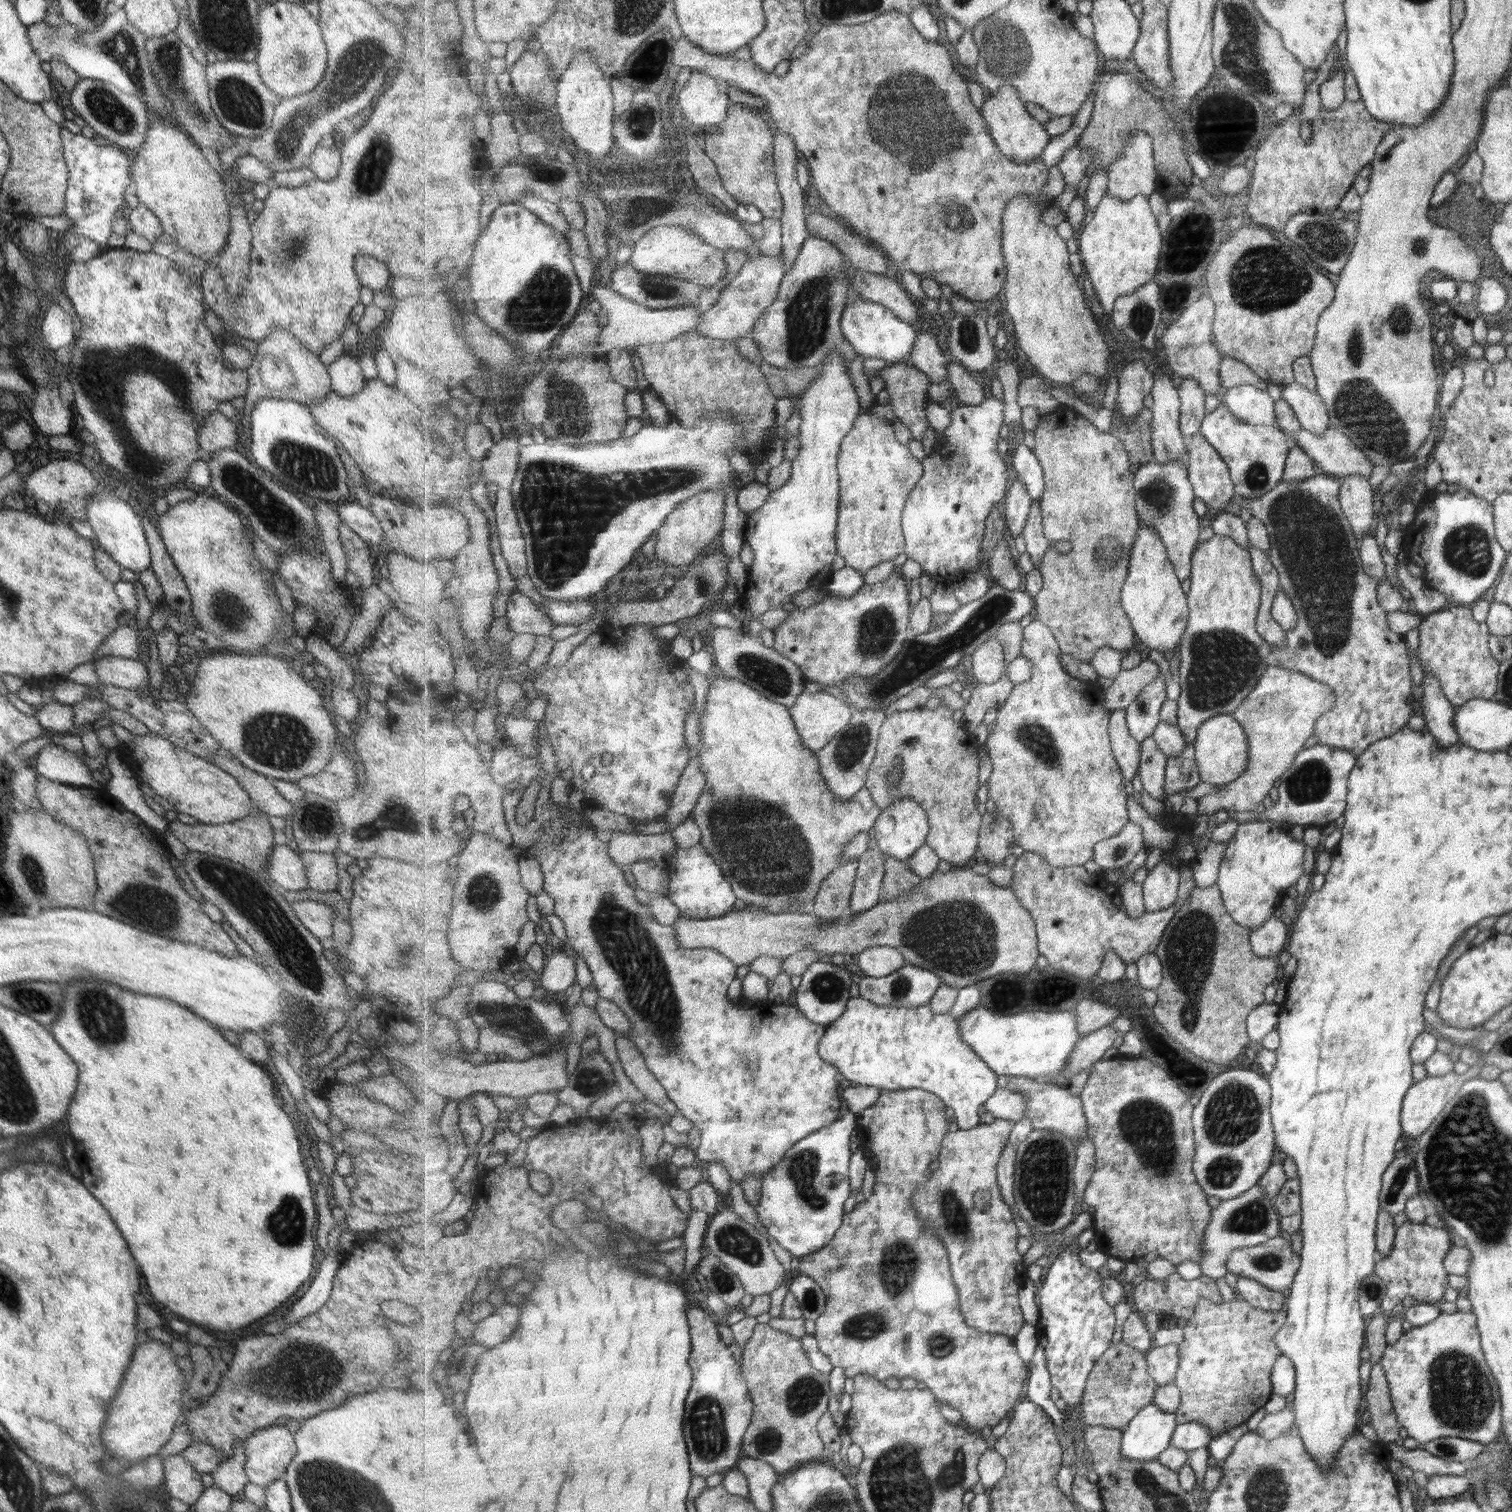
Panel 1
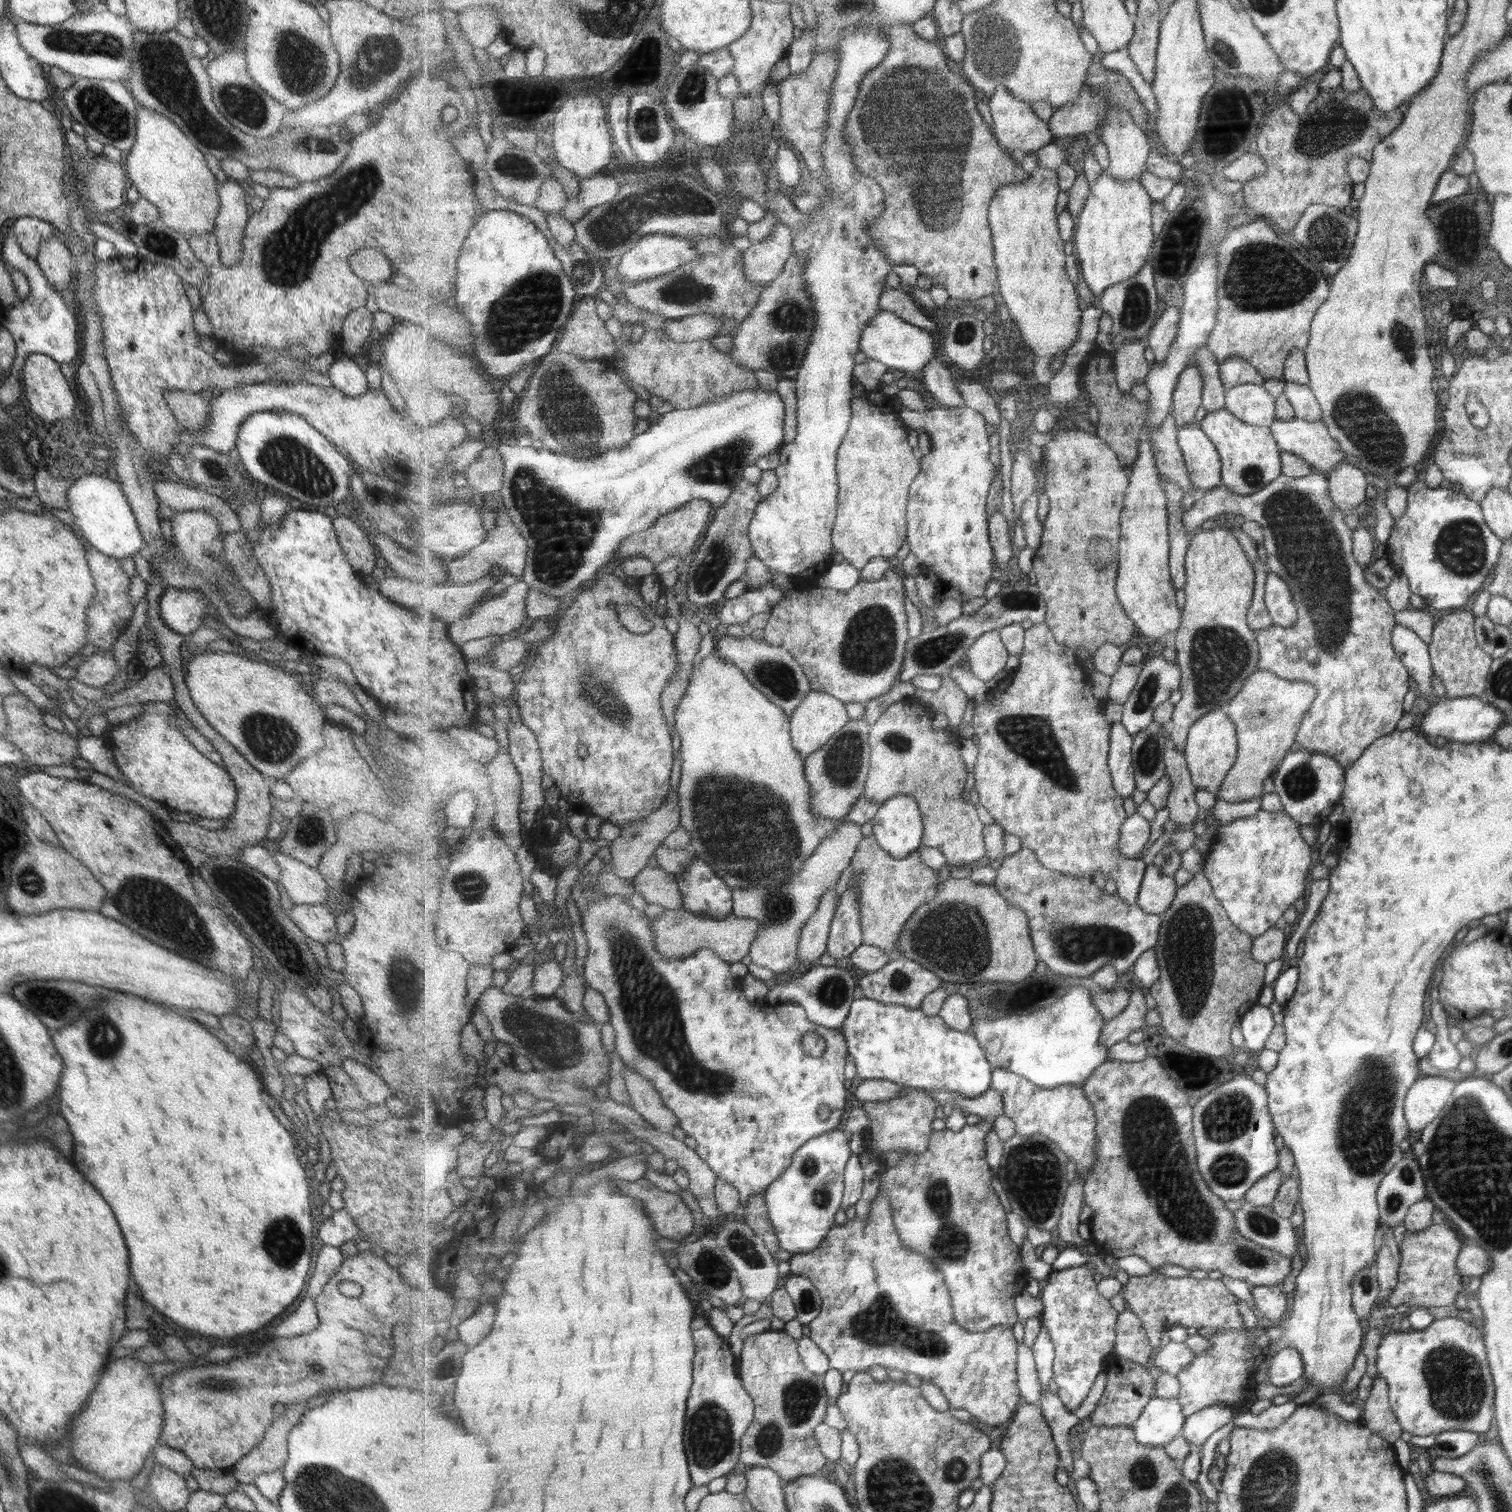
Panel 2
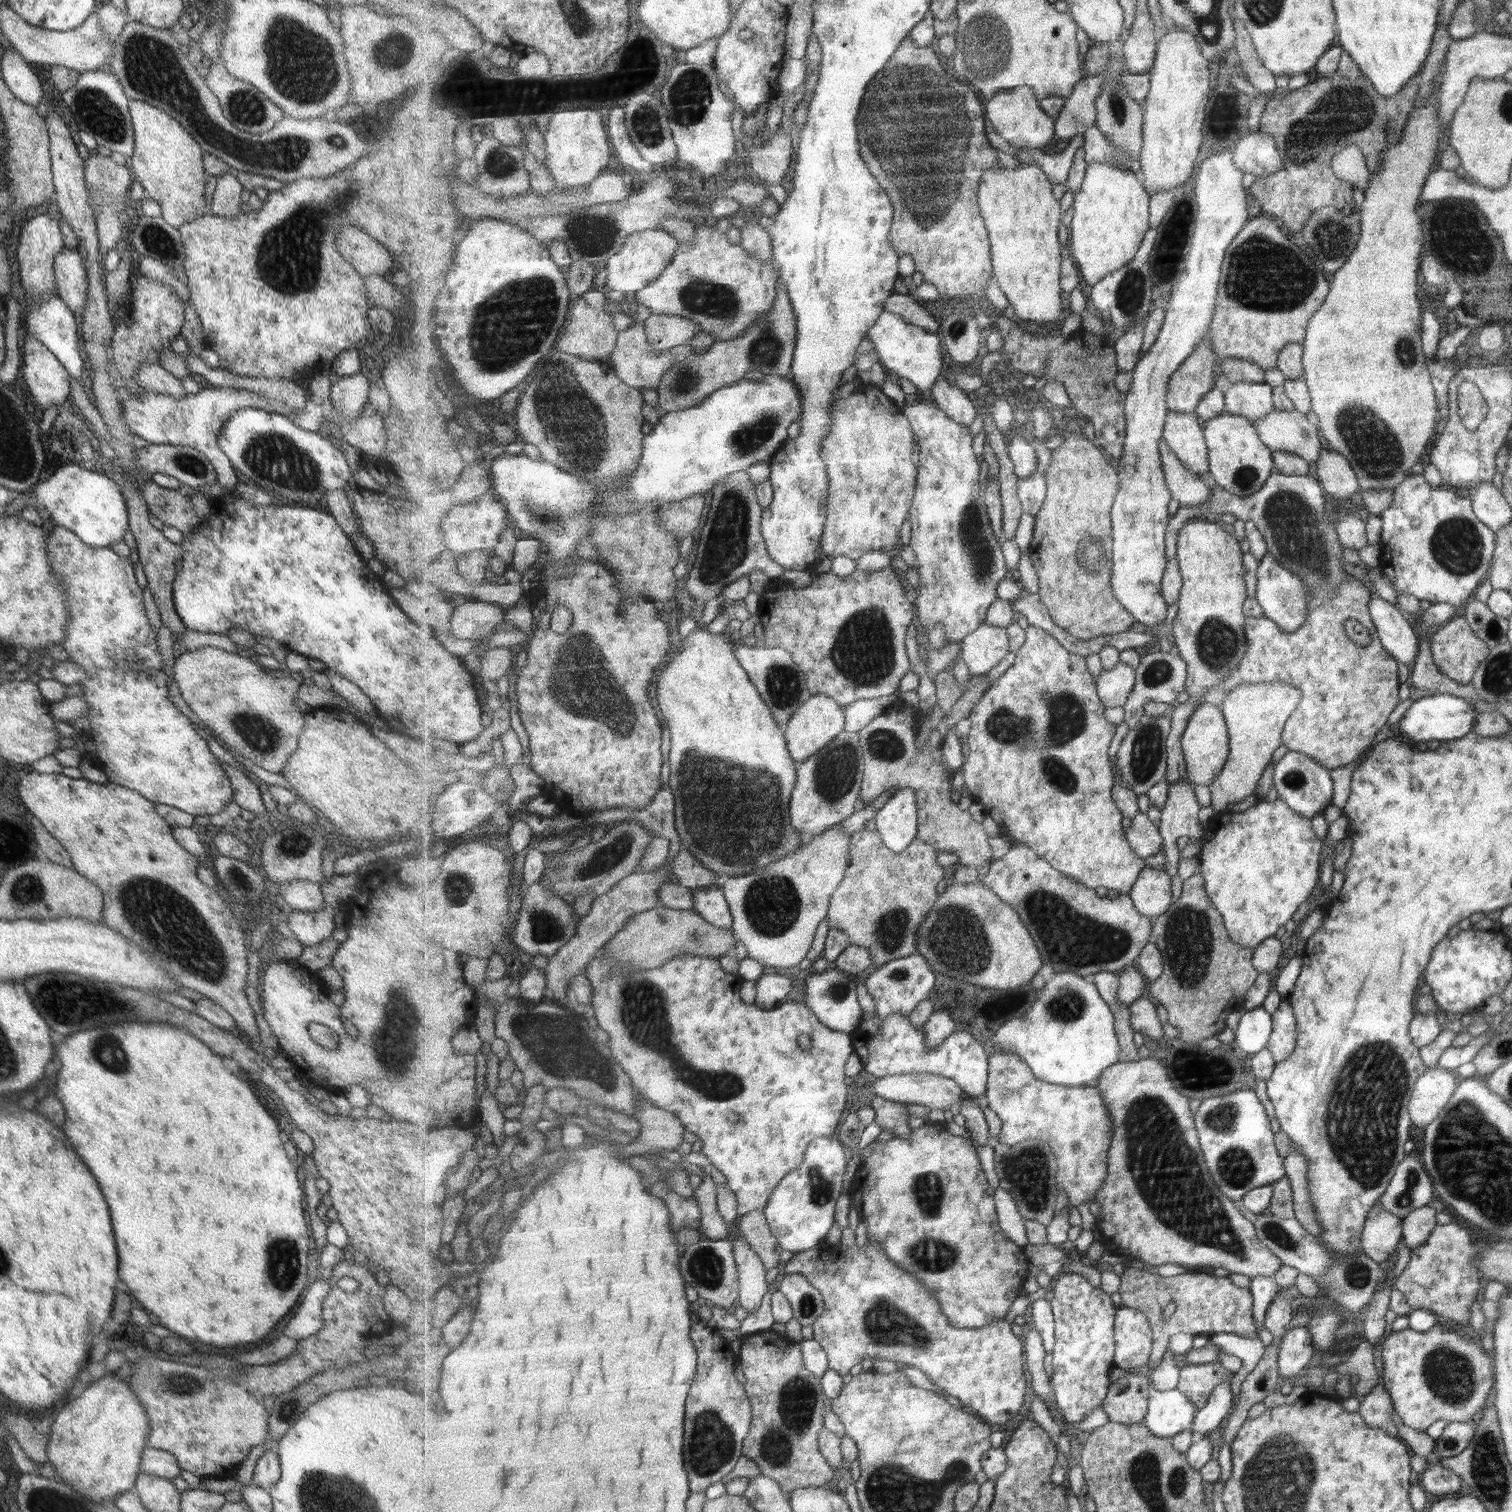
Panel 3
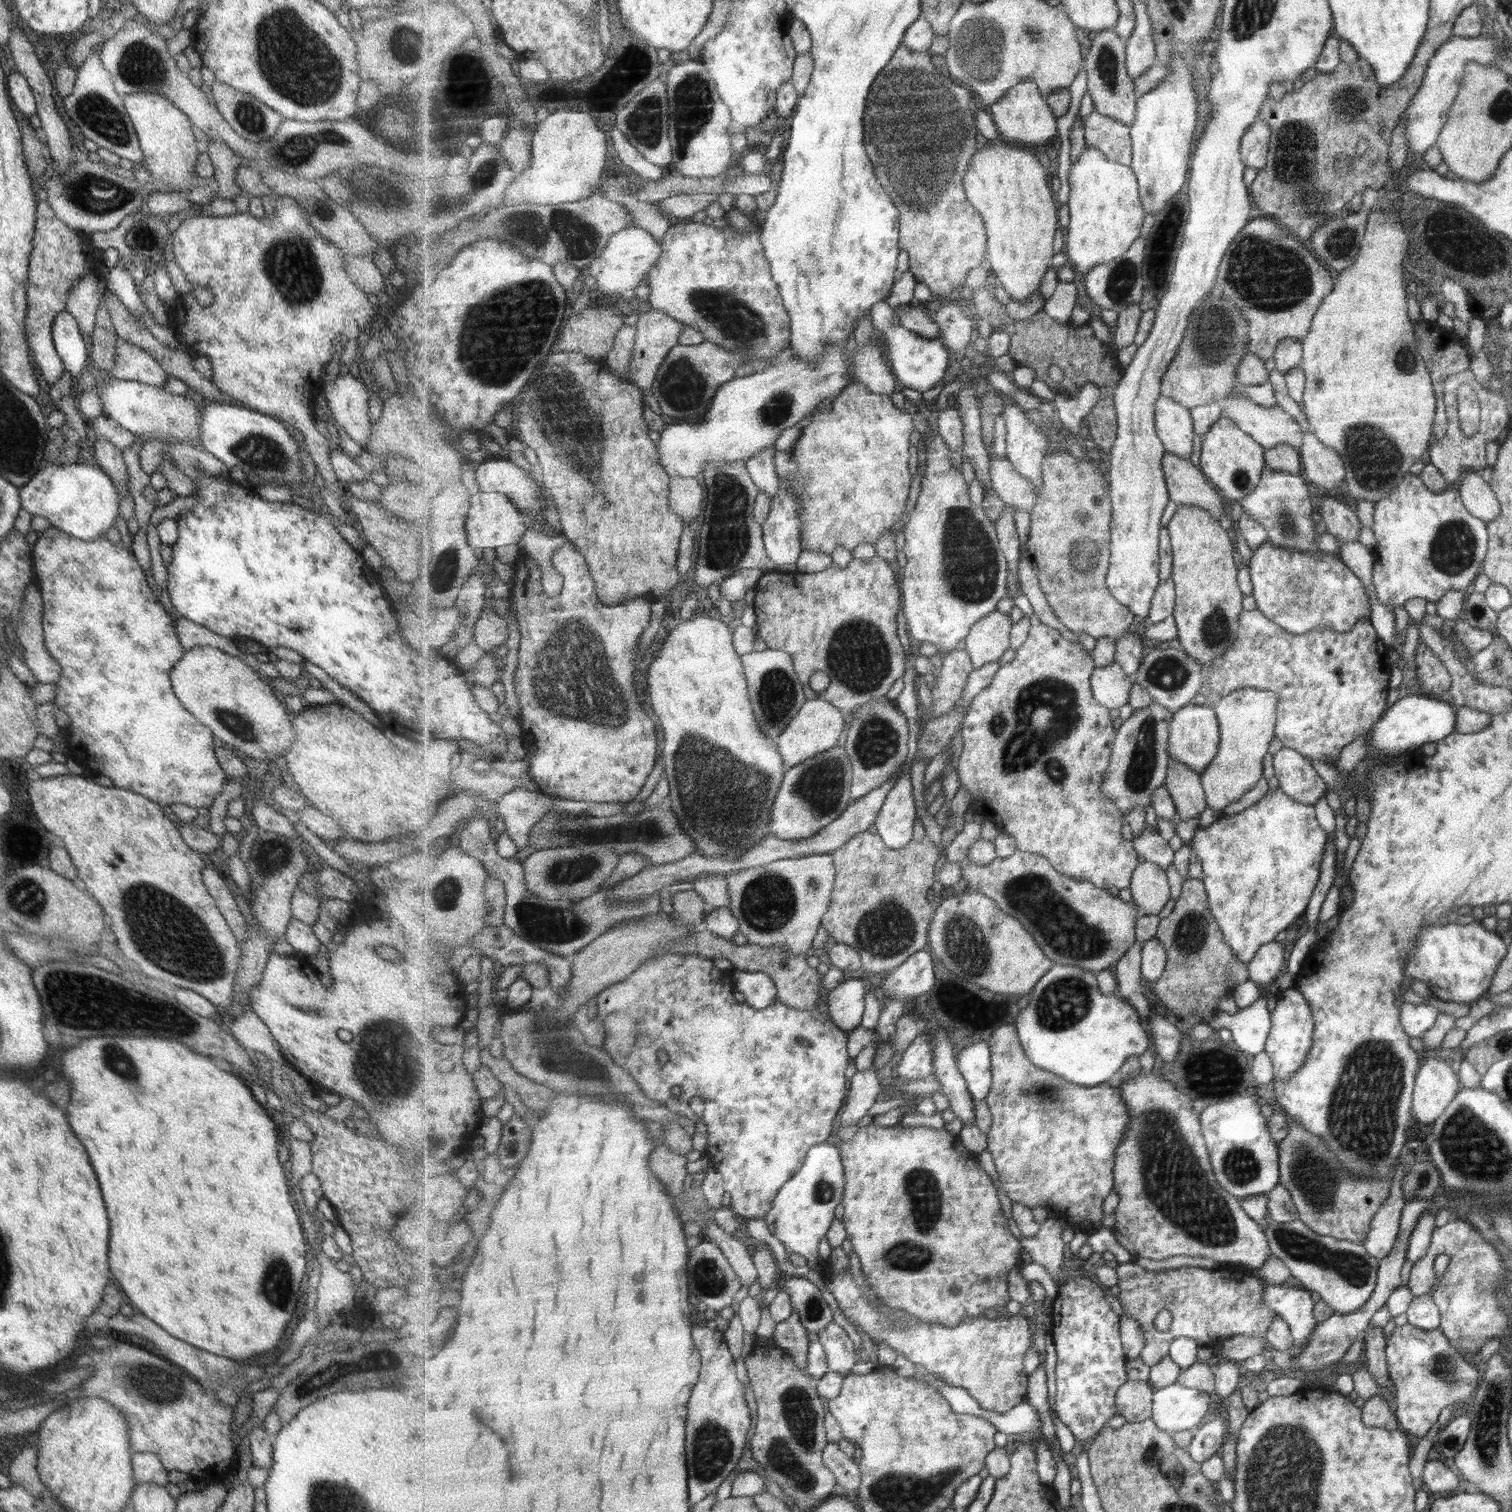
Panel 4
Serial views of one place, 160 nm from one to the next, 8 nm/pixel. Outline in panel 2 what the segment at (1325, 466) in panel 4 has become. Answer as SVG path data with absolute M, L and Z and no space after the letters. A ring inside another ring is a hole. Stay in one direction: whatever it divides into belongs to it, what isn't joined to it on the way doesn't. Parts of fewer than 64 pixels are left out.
M1345 461L1329 472L1326 480L1328 495L1343 514L1351 513L1365 499L1367 477Z

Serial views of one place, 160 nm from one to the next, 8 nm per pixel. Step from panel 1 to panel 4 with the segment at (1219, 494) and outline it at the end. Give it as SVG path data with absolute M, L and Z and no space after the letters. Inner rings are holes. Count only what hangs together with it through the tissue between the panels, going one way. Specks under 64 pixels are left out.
M1162 395L1155 405L1155 424L1167 452L1191 458L1196 430L1189 408Z

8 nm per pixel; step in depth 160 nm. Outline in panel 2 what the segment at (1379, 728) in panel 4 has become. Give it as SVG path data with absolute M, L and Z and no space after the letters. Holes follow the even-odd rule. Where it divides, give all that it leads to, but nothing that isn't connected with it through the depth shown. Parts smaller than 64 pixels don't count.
M1443 697L1429 706L1420 721L1419 730L1424 736L1442 736L1448 741L1463 744L1490 741L1495 730L1504 723L1502 711L1487 703L1482 697Z

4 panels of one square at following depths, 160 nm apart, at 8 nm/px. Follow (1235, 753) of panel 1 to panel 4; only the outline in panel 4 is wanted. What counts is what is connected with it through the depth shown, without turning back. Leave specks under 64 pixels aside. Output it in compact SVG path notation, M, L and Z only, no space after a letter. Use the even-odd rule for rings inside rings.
M1189 703L1176 713L1170 722L1170 754L1200 775L1214 760L1219 740L1219 729L1212 707Z

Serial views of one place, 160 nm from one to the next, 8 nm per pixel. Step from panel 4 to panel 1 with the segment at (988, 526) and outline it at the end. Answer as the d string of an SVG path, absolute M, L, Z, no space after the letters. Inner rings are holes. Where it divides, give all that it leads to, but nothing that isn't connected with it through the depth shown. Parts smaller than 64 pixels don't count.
M989 397L979 406L959 405L951 411L951 425L946 440L941 441L935 454L924 458L924 476L908 498L902 514L902 527L906 538L906 556L919 562L924 572L937 582L953 583L967 573L981 572L982 546L986 533L986 520L999 502L1008 495L1009 472L999 450L999 432L1005 420L1005 402Z

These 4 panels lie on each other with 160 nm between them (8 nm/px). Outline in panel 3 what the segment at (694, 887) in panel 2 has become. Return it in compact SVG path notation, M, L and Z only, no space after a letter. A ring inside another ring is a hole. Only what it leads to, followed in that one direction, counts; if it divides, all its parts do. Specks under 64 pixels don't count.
M721 885L711 886L711 888L695 888L693 892L695 894L694 908L707 919L707 922L719 928L732 928L734 915Z

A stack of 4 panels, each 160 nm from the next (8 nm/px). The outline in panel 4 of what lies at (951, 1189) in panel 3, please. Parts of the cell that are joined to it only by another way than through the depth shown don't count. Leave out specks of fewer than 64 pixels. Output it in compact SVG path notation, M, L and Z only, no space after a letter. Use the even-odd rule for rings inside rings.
M901 1121L890 1127L877 1127L872 1124L862 1126L855 1138L840 1144L843 1164L846 1171L846 1189L844 1192L844 1214L842 1221L848 1232L848 1238L857 1254L864 1277L869 1280L876 1298L887 1303L891 1308L905 1310L907 1314L925 1322L935 1322L943 1326L957 1327L970 1318L977 1319L987 1314L1003 1311L1012 1299L1010 1298L1008 1276L1015 1267L1021 1267L1022 1241L1015 1238L1009 1230L1009 1220L1003 1214L997 1187L991 1175L977 1161L977 1154L962 1144L959 1136L952 1135L944 1127L942 1129L926 1126L903 1127Z

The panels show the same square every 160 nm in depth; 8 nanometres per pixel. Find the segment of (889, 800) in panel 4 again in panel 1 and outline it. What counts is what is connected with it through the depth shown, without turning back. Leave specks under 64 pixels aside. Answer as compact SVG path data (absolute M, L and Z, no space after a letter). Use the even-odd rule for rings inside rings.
M902 798L894 804L882 809L879 819L875 822L875 840L878 848L884 855L891 856L899 861L908 862L924 845L930 834L930 822L927 811L915 800Z

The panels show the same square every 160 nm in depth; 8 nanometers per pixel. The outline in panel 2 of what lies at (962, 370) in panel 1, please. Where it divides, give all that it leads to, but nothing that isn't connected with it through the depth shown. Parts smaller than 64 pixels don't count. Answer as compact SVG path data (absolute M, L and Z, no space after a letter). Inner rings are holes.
M961 380L961 382L957 382L957 387L965 399L965 405L981 412L987 423L995 426L995 433L998 433L1002 416L999 410L998 396L982 383Z

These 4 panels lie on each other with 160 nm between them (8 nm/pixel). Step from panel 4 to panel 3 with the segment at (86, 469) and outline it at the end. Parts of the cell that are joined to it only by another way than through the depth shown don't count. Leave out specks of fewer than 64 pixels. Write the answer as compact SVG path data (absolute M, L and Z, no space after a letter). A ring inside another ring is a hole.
M77 465L60 466L49 479L39 482L29 493L32 494L29 500L25 496L21 497L20 493L13 495L13 502L11 498L5 512L17 514L27 506L36 508L37 505L43 505L57 525L70 530L83 544L97 548L111 547L114 542L122 540L123 533L128 529L126 502L120 488L94 470Z

